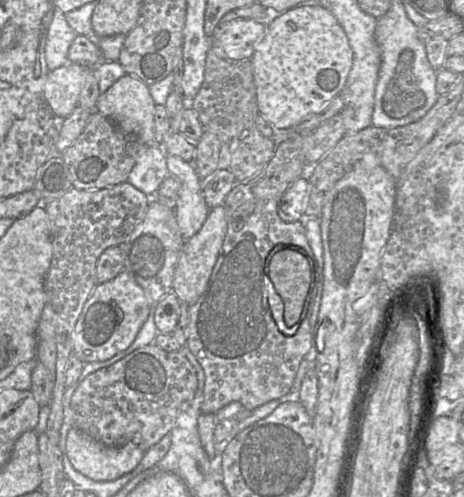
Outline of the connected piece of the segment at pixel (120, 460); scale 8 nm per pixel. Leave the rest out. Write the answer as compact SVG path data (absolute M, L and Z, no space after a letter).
M72 427L66 453L73 467L95 481L112 481L133 471L144 451L136 445L107 446L82 430Z

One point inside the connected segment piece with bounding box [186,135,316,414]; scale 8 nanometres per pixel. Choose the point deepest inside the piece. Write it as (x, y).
(245, 357)

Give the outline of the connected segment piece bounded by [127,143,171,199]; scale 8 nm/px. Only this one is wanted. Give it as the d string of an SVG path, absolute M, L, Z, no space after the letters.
M144 144L147 144L147 148L138 157L127 182L144 192L150 199L150 197L158 197L160 184L171 174L167 167L167 154L160 144Z

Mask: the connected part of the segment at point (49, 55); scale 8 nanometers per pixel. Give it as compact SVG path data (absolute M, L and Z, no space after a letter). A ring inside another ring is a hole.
M56 8L46 33L44 48L45 60L49 70L54 70L69 62L68 51L77 36L65 19L65 13Z

